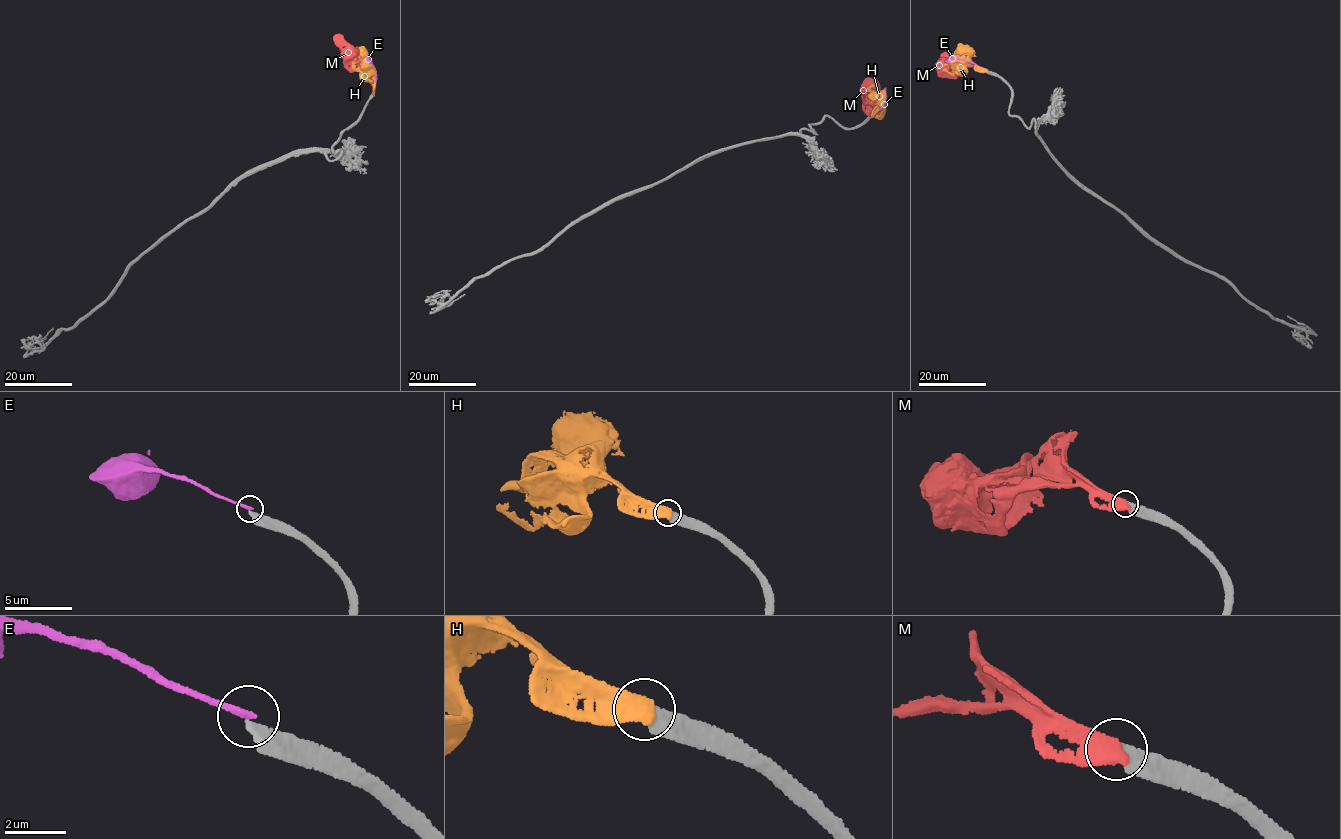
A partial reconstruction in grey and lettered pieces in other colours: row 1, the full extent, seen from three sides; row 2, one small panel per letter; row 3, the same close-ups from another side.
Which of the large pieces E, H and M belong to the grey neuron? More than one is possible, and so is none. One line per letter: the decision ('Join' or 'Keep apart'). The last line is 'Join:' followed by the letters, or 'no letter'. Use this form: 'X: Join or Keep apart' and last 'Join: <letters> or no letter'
E: Keep apart
H: Keep apart
M: Join
Join: M

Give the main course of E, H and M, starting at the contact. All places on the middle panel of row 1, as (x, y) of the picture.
E: (872, 116), (885, 100), (880, 103), (881, 106)
H: (871, 116), (879, 109), (876, 94), (869, 89), (873, 84)
M: (871, 115), (875, 107), (868, 102), (866, 92), (864, 97)

